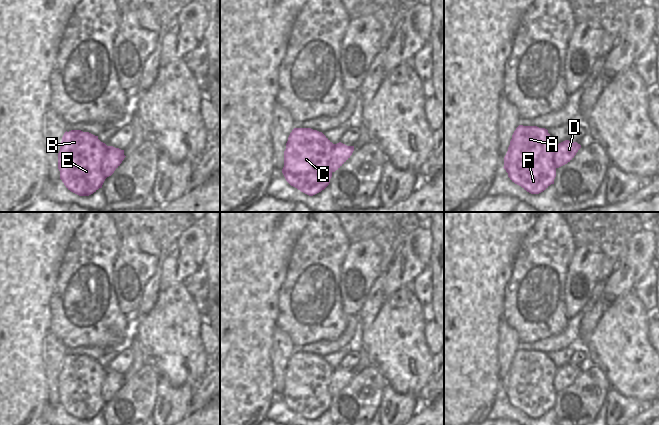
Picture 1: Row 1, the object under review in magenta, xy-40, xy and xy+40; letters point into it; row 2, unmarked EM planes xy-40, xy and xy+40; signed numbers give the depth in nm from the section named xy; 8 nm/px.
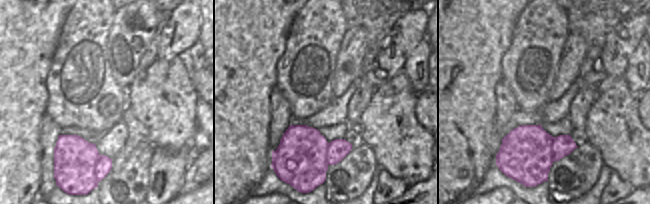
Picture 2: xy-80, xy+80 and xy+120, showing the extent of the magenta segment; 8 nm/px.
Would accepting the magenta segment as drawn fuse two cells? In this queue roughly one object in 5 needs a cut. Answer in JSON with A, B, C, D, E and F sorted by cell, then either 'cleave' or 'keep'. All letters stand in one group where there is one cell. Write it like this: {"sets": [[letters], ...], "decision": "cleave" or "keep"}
{"sets": [["A", "B", "C", "D", "E", "F"]], "decision": "keep"}

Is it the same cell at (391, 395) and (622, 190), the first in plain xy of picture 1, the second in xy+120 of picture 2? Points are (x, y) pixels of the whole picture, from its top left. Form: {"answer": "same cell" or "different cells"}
{"answer": "same cell"}

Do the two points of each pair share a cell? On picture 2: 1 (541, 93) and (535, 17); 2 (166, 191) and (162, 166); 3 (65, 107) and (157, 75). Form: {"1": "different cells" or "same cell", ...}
{"1": "same cell", "2": "same cell", "3": "different cells"}

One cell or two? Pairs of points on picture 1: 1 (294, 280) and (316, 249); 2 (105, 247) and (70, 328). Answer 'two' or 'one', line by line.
1: one
2: one

